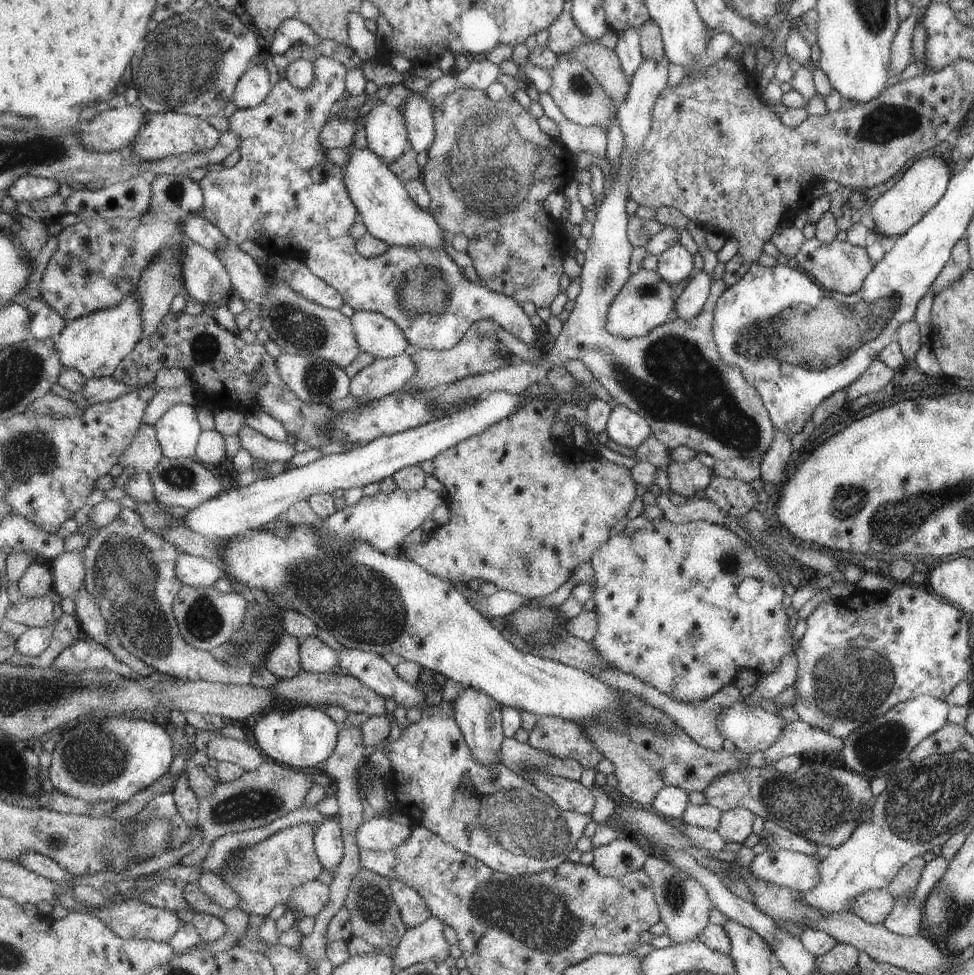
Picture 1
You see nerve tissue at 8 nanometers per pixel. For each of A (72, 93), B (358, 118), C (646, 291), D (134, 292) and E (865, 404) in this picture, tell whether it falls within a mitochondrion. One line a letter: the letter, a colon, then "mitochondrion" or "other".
A: other
B: other
C: mitochondrion
D: other
E: other

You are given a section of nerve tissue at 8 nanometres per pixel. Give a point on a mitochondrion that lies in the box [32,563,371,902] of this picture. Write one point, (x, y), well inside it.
(95, 757)

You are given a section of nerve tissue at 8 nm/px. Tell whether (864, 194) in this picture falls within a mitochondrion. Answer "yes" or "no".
no

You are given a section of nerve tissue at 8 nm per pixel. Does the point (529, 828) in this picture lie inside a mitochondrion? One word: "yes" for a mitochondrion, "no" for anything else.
yes

